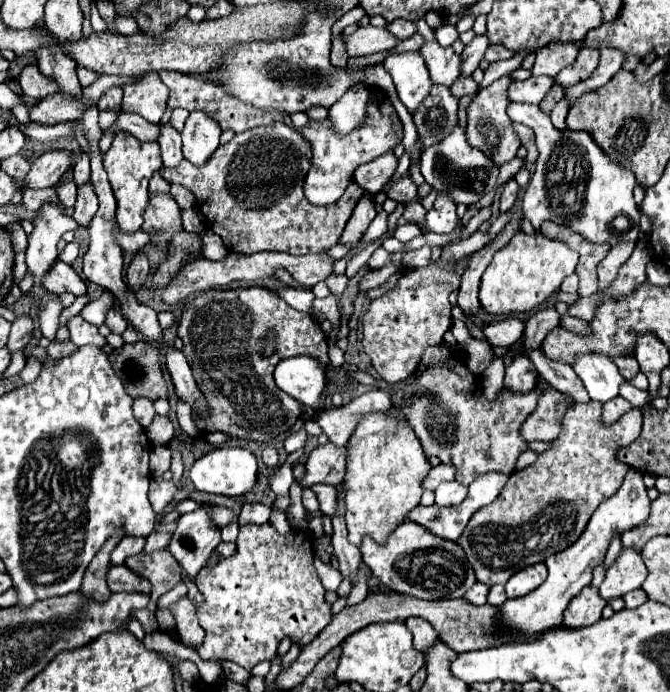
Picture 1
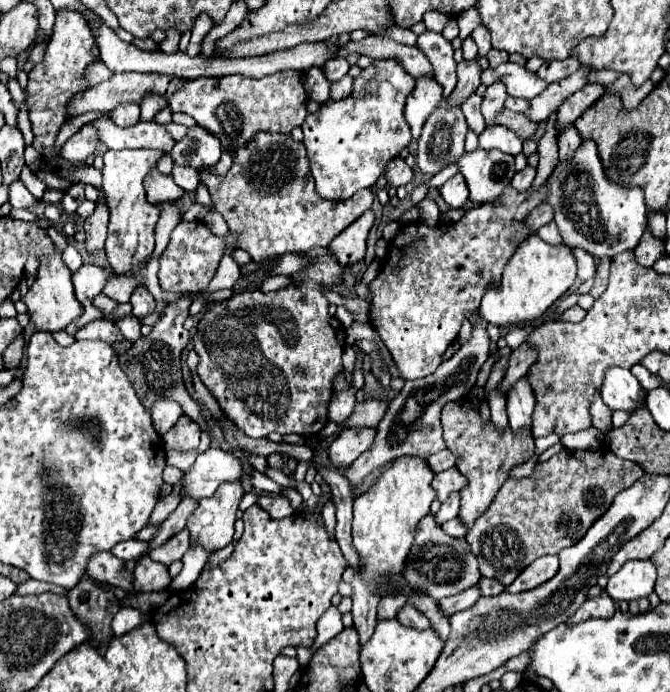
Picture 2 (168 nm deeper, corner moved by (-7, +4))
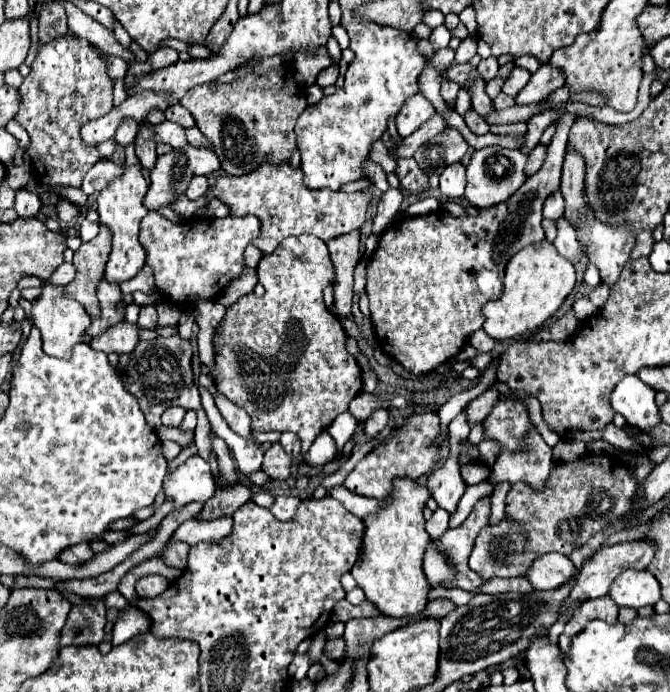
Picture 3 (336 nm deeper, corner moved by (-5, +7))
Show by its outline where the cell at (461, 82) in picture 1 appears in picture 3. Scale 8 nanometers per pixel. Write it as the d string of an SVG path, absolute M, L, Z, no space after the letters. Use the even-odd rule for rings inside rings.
M469 110L463 118L465 118L471 132L475 132L475 134L487 134L489 132L489 124L483 122L483 118L479 114L475 114L475 110Z

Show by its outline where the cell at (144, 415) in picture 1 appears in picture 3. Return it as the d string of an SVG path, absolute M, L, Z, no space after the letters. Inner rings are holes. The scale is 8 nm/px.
M167 408L165 412L163 412L163 416L161 416L161 420L163 420L163 426L181 426L181 422L183 422L183 416L185 416L185 408Z

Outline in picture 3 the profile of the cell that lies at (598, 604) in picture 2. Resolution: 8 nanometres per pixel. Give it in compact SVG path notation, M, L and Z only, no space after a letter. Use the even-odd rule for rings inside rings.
M597 598L591 602L583 602L583 606L579 606L571 620L565 624L563 634L559 636L559 648L569 654L571 648L571 638L577 636L579 632L583 632L583 628L591 622L591 620L605 620L609 624L617 622L617 612L619 608L615 606L615 602L611 602L611 598Z

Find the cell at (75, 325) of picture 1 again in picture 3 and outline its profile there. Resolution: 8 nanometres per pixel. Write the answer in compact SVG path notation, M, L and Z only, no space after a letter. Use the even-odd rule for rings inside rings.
M121 322L119 326L111 326L107 334L91 340L91 348L101 352L115 352L115 354L131 354L139 342L139 328L129 322Z

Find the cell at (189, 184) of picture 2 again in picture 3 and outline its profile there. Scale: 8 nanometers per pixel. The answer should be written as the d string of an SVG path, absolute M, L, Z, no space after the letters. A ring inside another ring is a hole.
M195 176L195 178L191 180L185 196L187 196L189 200L197 200L197 198L205 196L207 190L209 190L209 180L207 180L207 176Z

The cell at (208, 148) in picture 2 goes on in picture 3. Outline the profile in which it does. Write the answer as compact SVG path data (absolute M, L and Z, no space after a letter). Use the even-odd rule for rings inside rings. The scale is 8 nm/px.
M185 146L183 150L171 150L169 154L159 156L157 164L151 168L151 172L149 172L151 186L149 186L149 192L147 192L145 200L143 200L143 204L149 210L159 210L163 206L169 206L179 196L185 194L187 182L191 182L193 176L197 176L197 174L207 176L207 174L211 174L215 170L219 170L219 158L215 156L213 150L203 150L203 148L195 148L195 146Z

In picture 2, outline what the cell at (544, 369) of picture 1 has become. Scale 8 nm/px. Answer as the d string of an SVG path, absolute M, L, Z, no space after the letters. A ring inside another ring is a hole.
M599 393L593 397L593 403L589 407L589 413L593 417L593 427L597 427L599 431L607 433L607 429L611 425L611 409L601 401Z

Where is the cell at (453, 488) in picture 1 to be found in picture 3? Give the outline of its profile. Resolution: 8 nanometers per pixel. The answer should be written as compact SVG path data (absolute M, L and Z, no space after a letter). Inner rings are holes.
M437 508L435 512L433 512L433 516L431 516L431 520L427 522L427 534L431 536L431 538L441 538L445 532L447 532L447 522L449 522L449 514L443 510L443 508Z

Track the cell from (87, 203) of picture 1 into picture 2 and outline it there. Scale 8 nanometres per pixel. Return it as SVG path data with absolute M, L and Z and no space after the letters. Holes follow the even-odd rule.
M97 203L93 215L85 219L85 247L91 255L103 249L107 237L107 223L109 223L109 209L105 203Z

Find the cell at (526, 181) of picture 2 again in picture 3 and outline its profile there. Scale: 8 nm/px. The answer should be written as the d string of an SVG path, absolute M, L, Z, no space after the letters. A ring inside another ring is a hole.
M537 144L537 146L531 150L529 162L527 162L527 176L535 174L535 172L543 166L543 162L545 162L545 150L547 150L545 144Z

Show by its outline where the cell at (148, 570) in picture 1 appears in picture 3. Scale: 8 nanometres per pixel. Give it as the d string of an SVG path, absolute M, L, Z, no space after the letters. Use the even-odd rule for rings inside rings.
M145 576L137 582L137 596L139 598L155 598L159 594L163 594L169 586L169 580L163 576Z

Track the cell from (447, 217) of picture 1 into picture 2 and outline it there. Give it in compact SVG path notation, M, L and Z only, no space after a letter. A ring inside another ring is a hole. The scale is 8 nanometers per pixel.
M457 173L455 177L451 177L443 187L441 187L441 195L445 199L445 203L451 209L463 209L463 205L469 201L469 191L465 185L465 179Z

